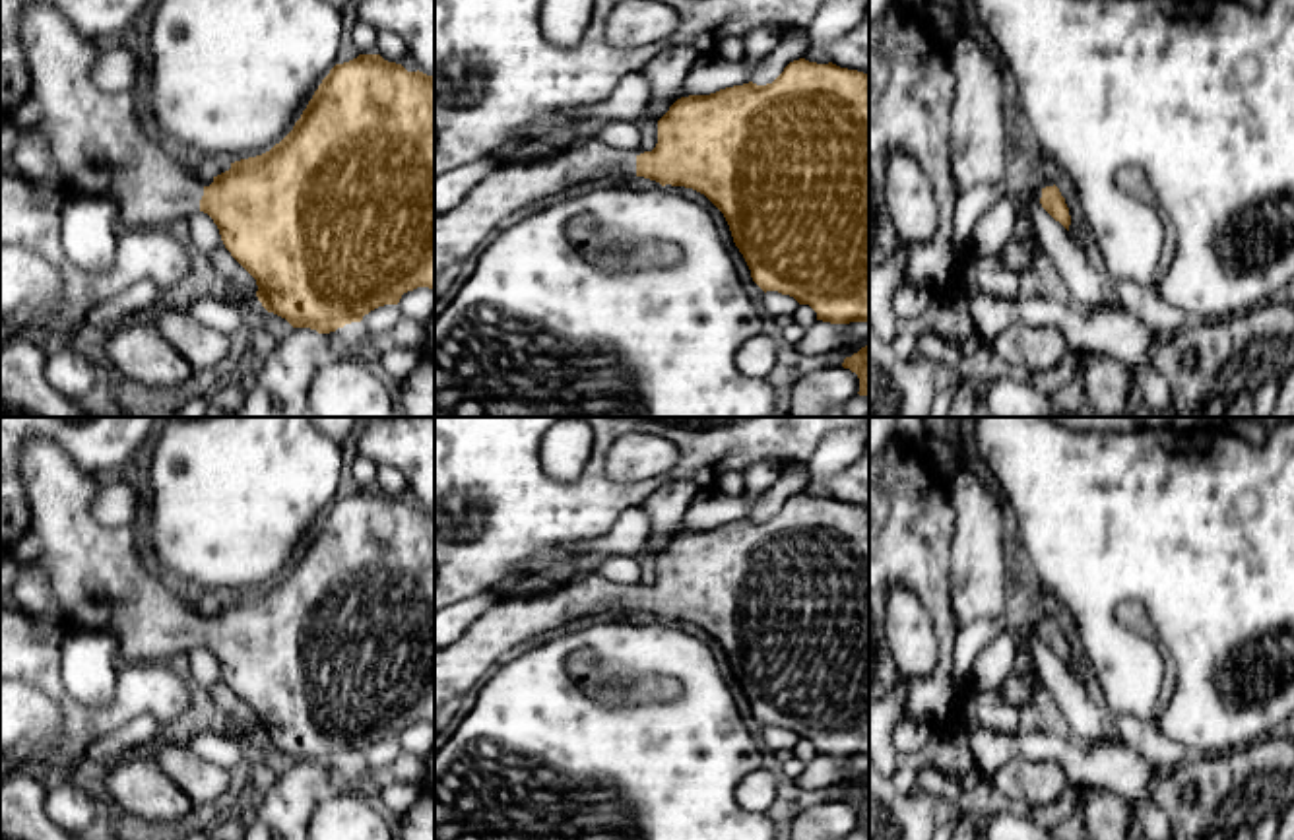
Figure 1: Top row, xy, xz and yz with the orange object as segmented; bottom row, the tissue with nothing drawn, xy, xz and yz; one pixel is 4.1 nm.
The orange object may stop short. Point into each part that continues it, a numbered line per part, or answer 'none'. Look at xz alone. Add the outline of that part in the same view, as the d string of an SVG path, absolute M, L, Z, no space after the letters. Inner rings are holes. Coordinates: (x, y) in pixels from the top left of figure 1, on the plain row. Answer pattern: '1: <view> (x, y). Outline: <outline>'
1: xz (507, 623). Outline: M596 570L535 598L499 598L450 646L435 652L435 710L473 689L506 650L570 621L617 609L636 611L636 588Z

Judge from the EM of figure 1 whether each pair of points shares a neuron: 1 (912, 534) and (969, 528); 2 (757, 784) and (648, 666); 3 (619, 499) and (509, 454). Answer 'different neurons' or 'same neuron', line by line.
1: different neurons
2: different neurons
3: same neuron

